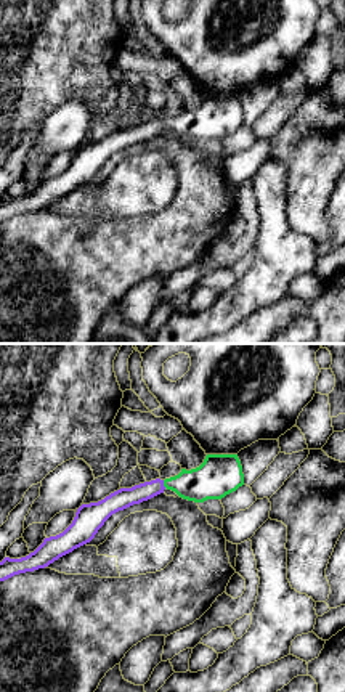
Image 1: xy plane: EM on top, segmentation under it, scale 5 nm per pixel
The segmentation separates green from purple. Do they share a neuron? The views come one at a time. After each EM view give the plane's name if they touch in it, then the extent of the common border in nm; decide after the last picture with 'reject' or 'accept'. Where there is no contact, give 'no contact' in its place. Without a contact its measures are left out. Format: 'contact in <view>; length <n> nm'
contact in xy; length 40 nm

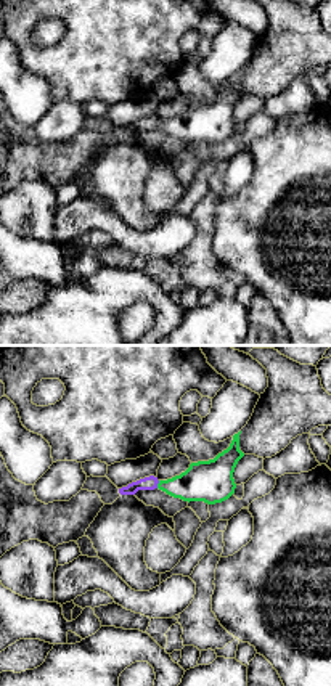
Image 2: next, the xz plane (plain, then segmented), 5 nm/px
contact in xz; length 40 nm

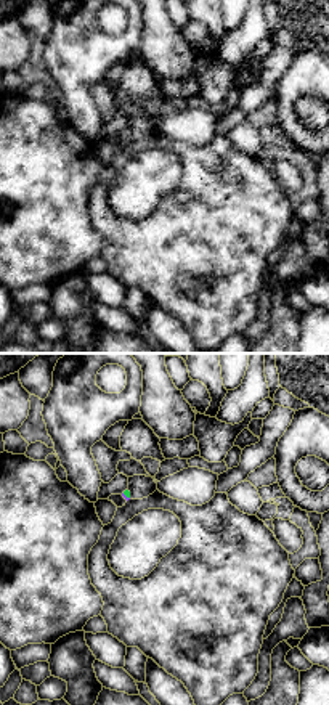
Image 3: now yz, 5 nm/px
contact in yz; length 50 nm

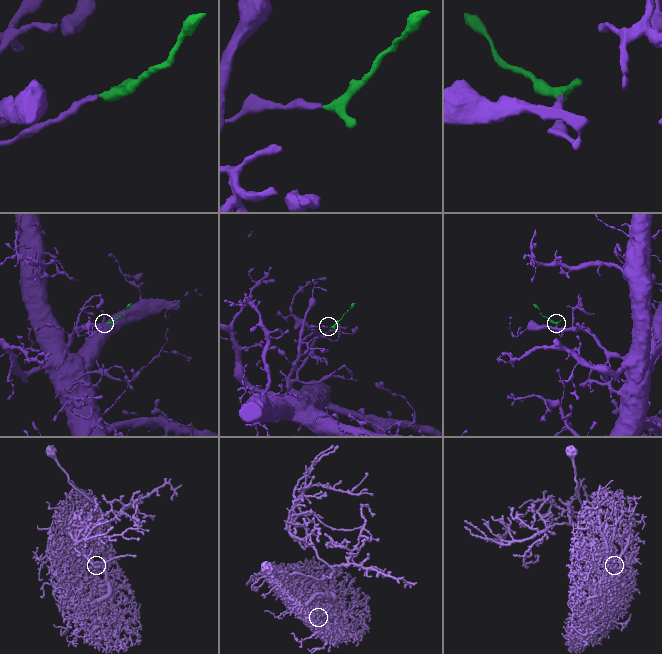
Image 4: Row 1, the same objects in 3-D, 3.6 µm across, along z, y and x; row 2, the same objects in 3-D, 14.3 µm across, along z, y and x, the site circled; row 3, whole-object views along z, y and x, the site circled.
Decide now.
accept

